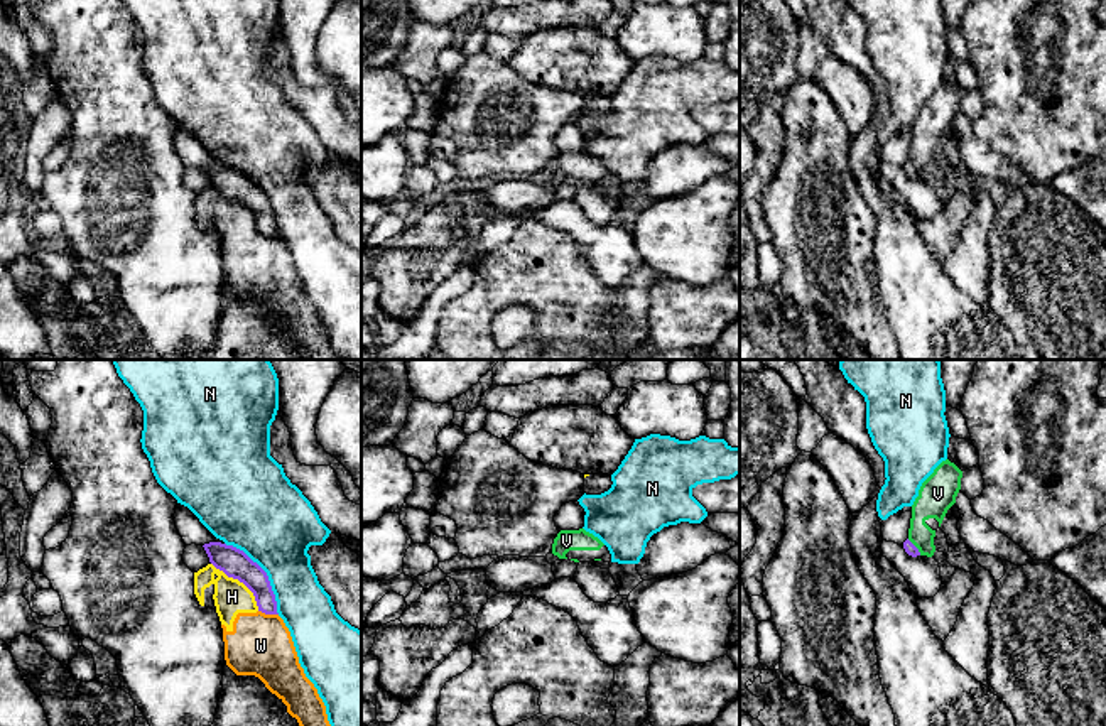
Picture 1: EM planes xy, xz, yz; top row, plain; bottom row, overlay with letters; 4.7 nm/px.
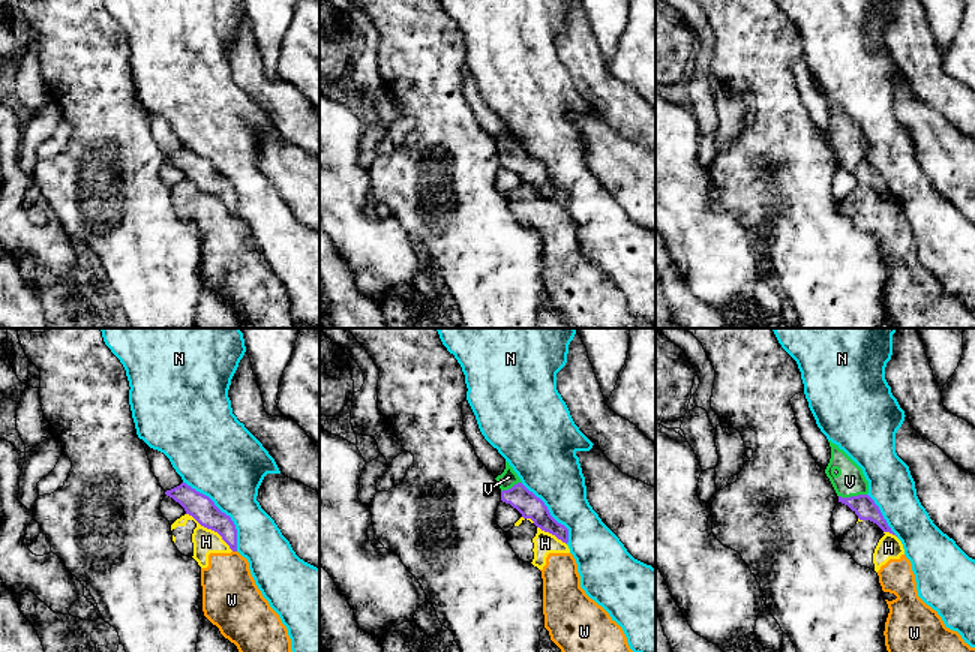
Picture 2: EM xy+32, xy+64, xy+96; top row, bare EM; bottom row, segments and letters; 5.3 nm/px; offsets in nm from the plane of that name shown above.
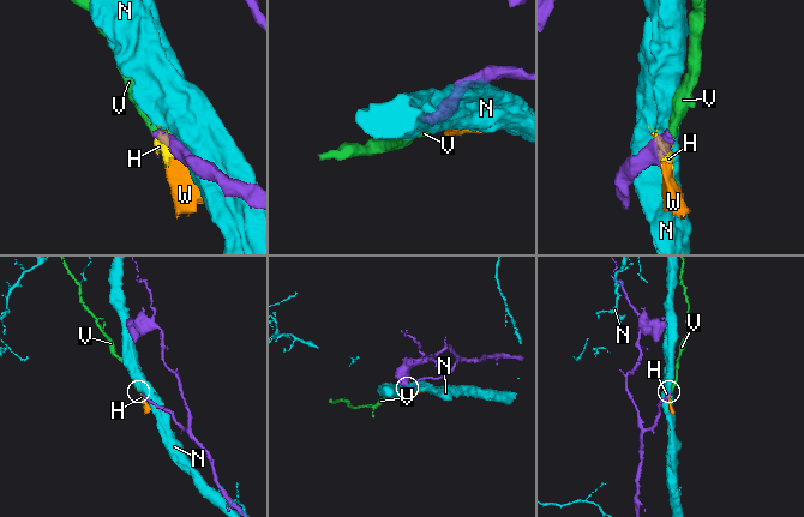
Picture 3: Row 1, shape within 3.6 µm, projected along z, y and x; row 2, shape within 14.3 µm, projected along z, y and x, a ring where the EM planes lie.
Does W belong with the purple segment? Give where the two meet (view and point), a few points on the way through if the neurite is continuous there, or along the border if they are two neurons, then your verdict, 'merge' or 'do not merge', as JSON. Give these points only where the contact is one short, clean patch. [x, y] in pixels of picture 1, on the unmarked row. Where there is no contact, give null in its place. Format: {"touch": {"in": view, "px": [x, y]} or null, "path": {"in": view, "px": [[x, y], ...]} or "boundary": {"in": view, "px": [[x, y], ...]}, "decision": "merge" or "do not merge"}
{"touch": {"in": "xy", "px": [269, 235]}, "boundary": {"in": "xy", "px": [[259, 232], [277, 237]]}, "decision": "do not merge"}

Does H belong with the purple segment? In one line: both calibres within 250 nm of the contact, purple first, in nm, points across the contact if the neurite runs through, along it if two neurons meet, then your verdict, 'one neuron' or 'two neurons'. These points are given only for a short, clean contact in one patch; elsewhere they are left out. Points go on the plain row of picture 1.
140 nm thick on the purple side, 160 nm on the other; border along xy (211, 184), (228, 198), (237, 200), (252, 215), (259, 232); two neurons

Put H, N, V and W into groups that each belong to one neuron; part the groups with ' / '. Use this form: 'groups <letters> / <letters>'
groups H W / N / V

